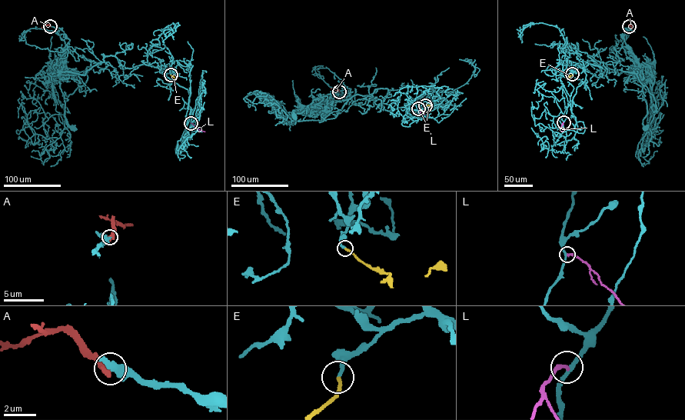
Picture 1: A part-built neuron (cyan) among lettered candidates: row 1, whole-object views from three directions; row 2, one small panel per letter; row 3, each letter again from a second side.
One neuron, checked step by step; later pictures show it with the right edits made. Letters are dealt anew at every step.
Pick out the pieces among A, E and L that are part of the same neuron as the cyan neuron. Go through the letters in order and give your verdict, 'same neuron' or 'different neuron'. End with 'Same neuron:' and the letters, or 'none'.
A: same neuron
E: same neuron
L: different neuron
Same neuron: A, E

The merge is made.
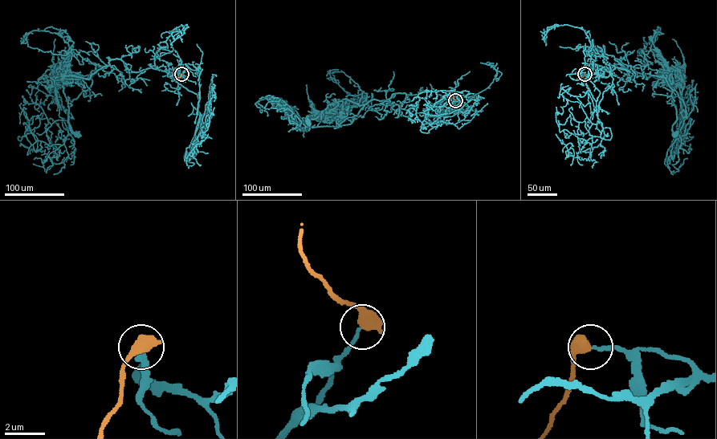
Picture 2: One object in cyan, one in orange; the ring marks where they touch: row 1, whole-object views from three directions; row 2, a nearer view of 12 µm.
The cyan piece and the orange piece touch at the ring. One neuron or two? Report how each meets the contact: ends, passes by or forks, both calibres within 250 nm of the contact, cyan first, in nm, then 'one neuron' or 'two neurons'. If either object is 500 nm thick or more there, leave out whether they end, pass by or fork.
160/650 nm | two neurons

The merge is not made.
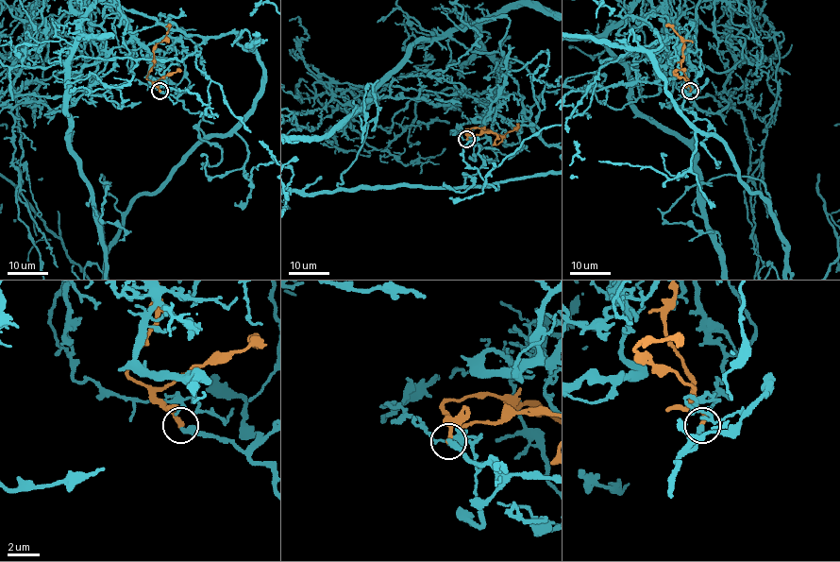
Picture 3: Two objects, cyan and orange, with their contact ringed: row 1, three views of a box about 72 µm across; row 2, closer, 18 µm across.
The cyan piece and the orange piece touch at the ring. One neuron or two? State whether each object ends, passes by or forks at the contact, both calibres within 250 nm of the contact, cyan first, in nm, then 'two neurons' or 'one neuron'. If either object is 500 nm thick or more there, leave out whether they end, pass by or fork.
cyan passes by; orange ends there; 280 nm thick on the cyan side, 260 nm on the other; one neuron

